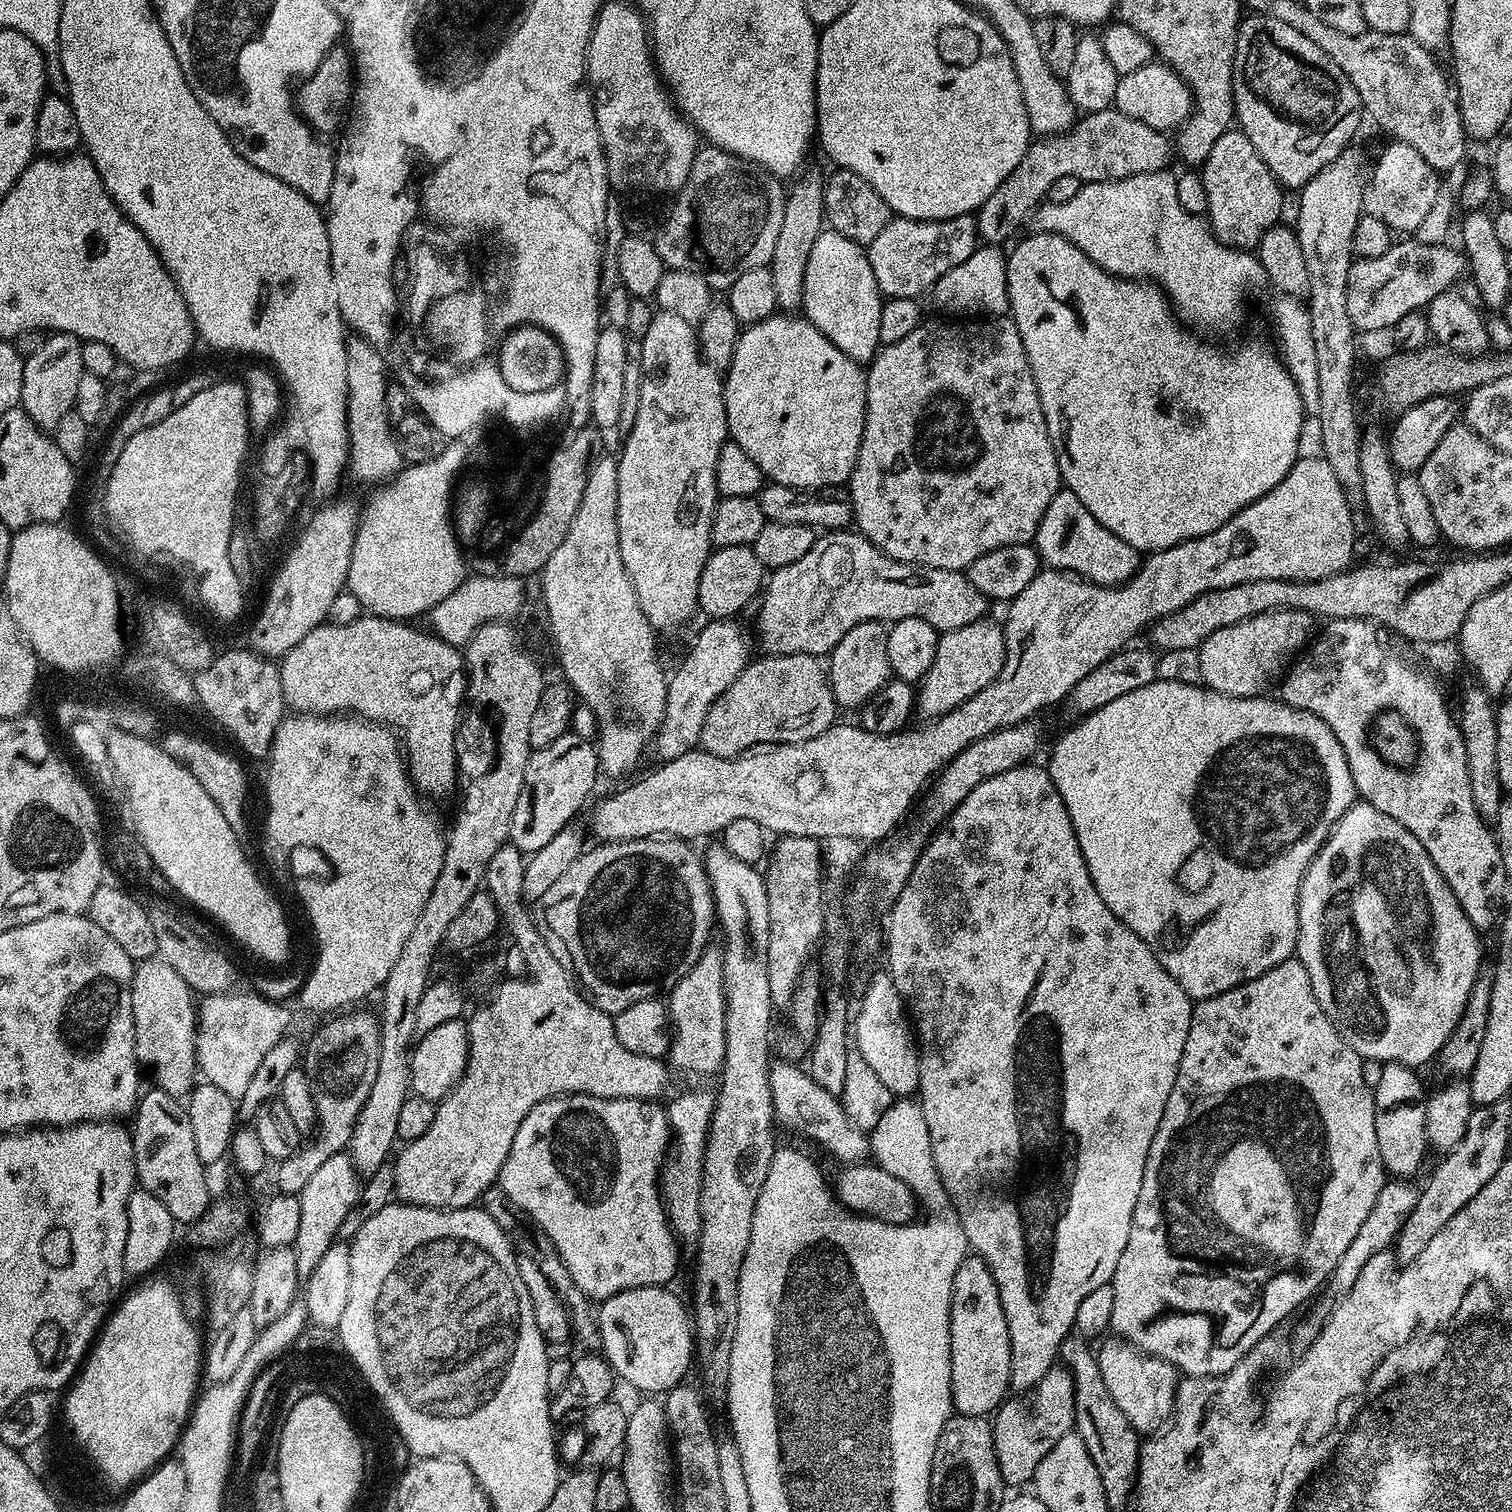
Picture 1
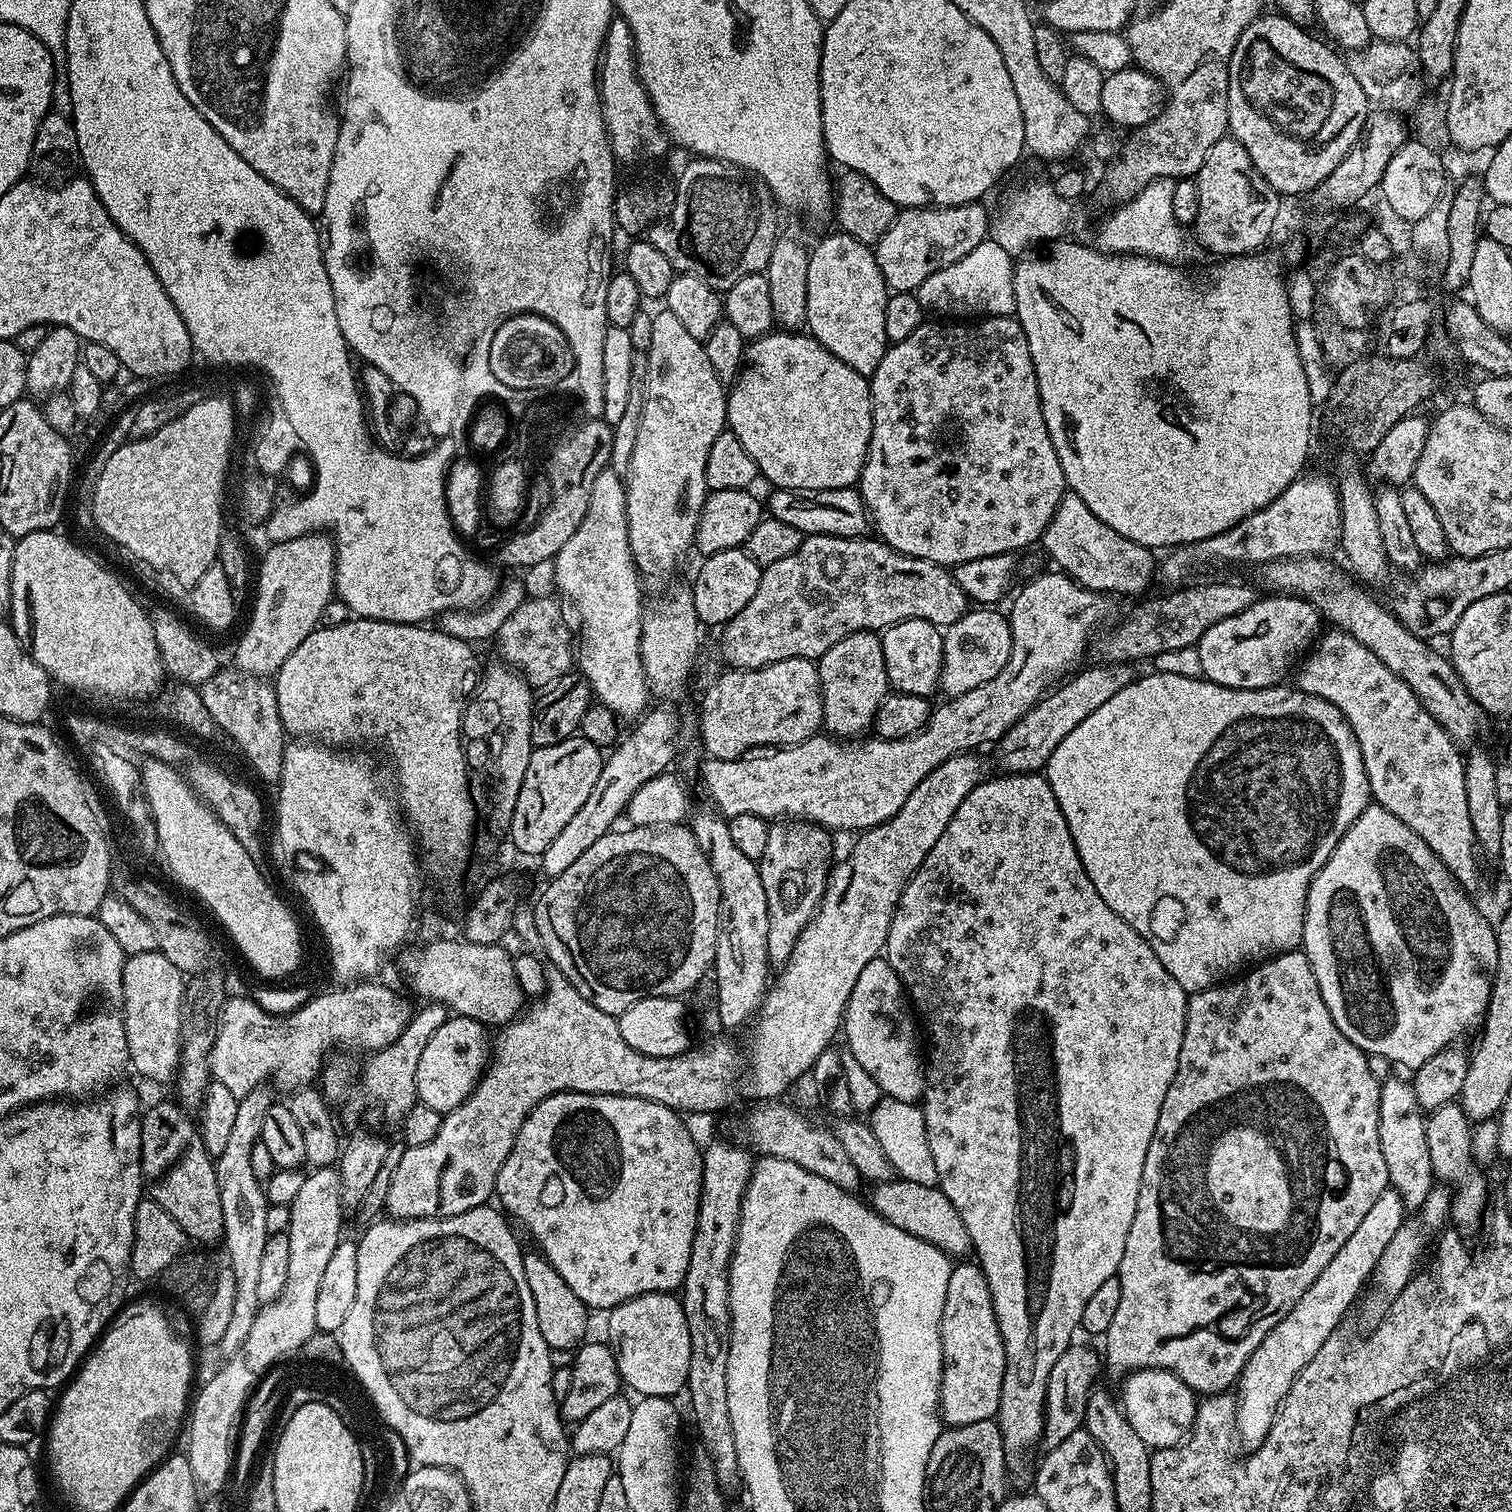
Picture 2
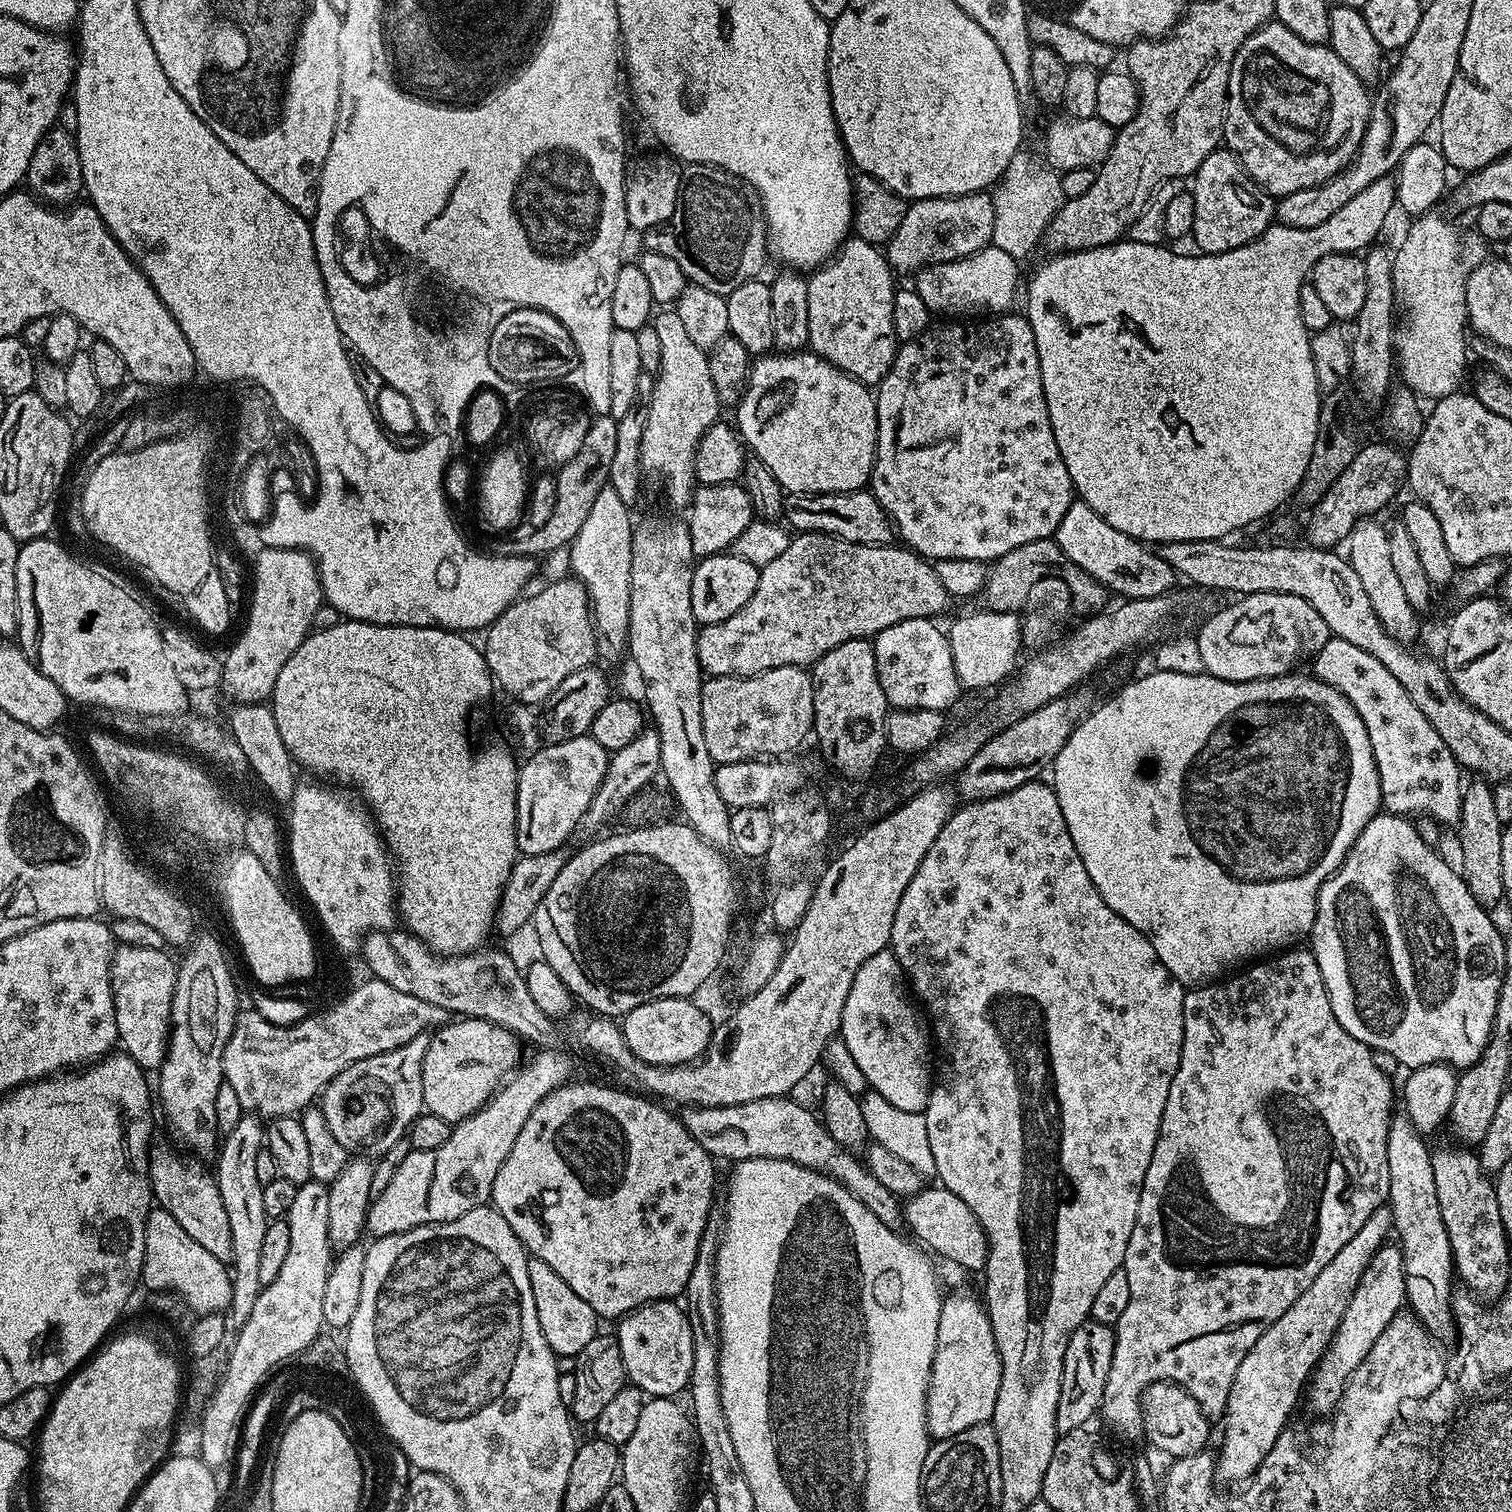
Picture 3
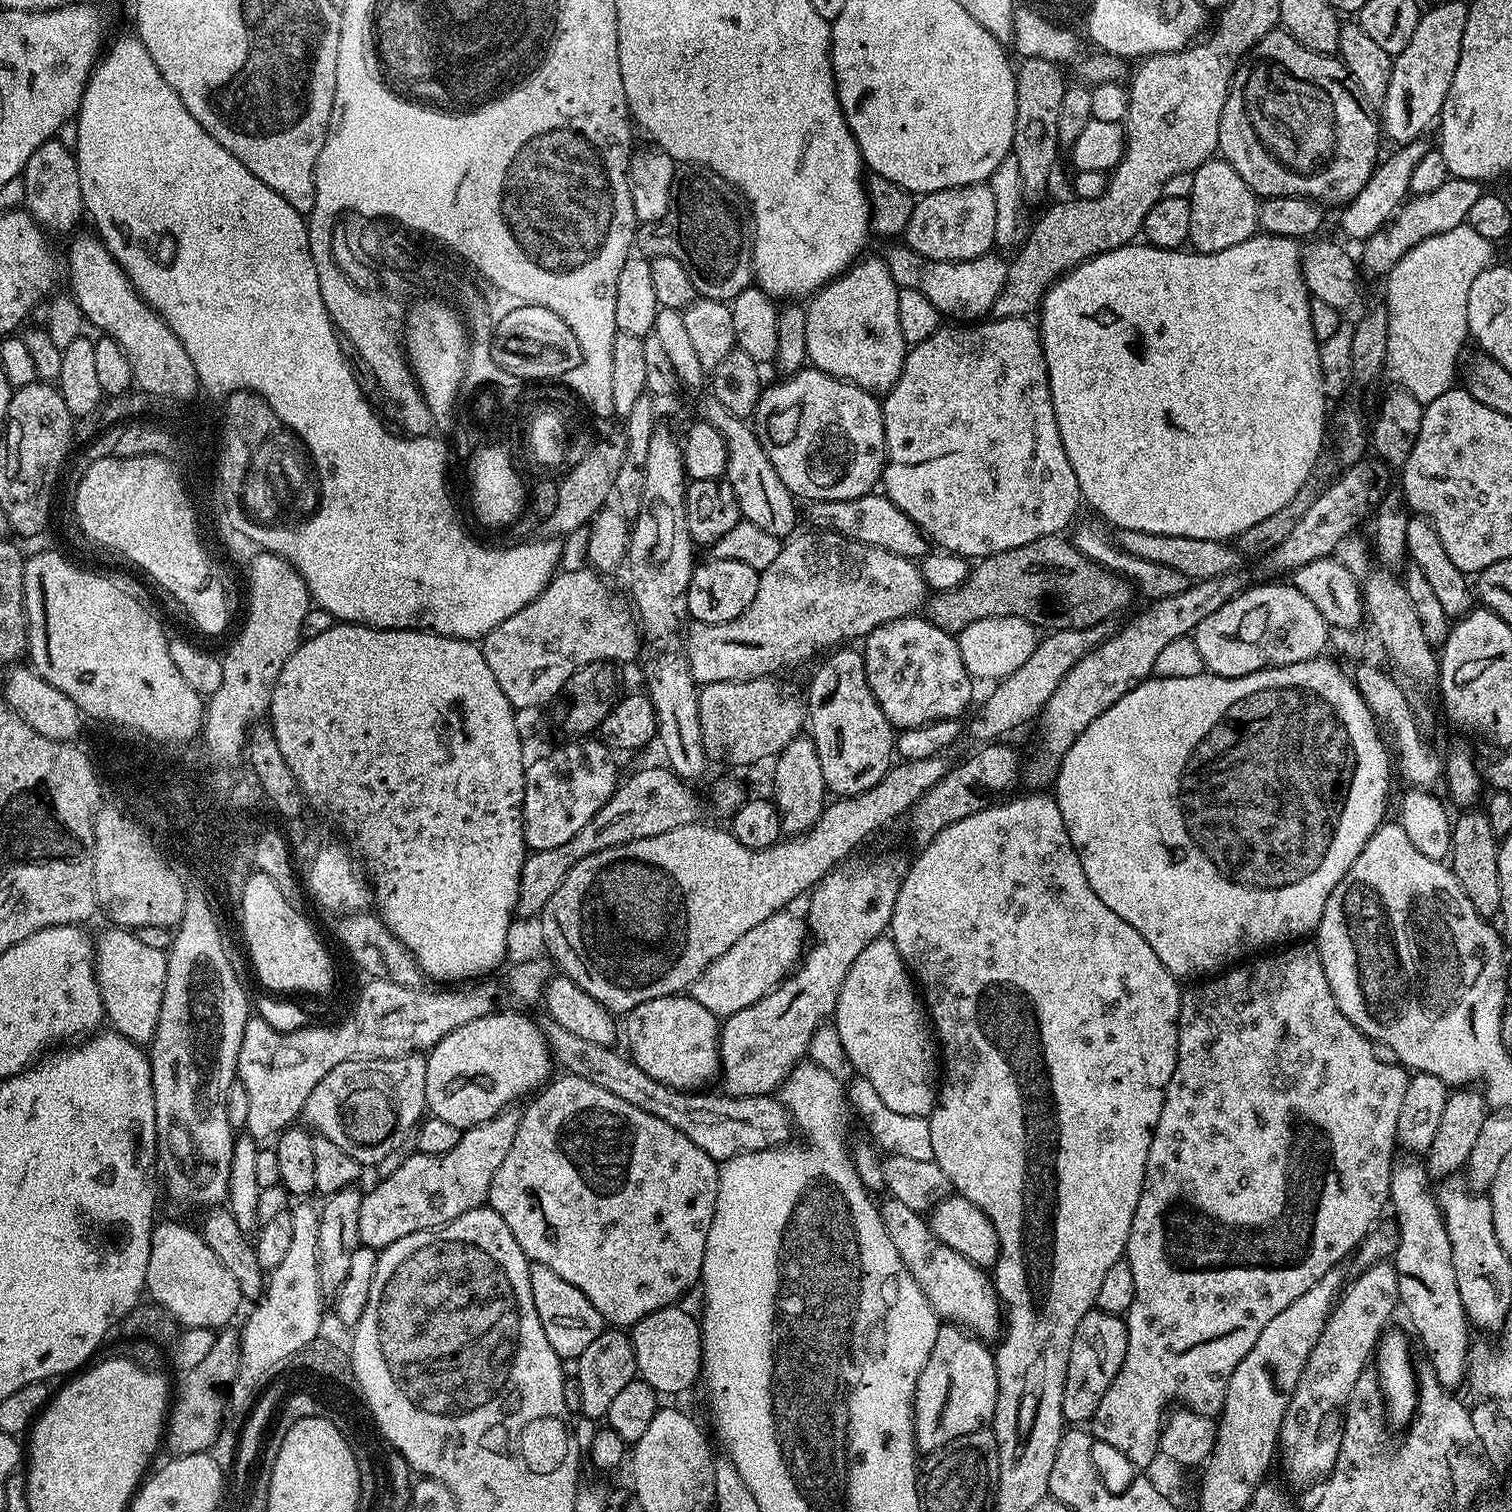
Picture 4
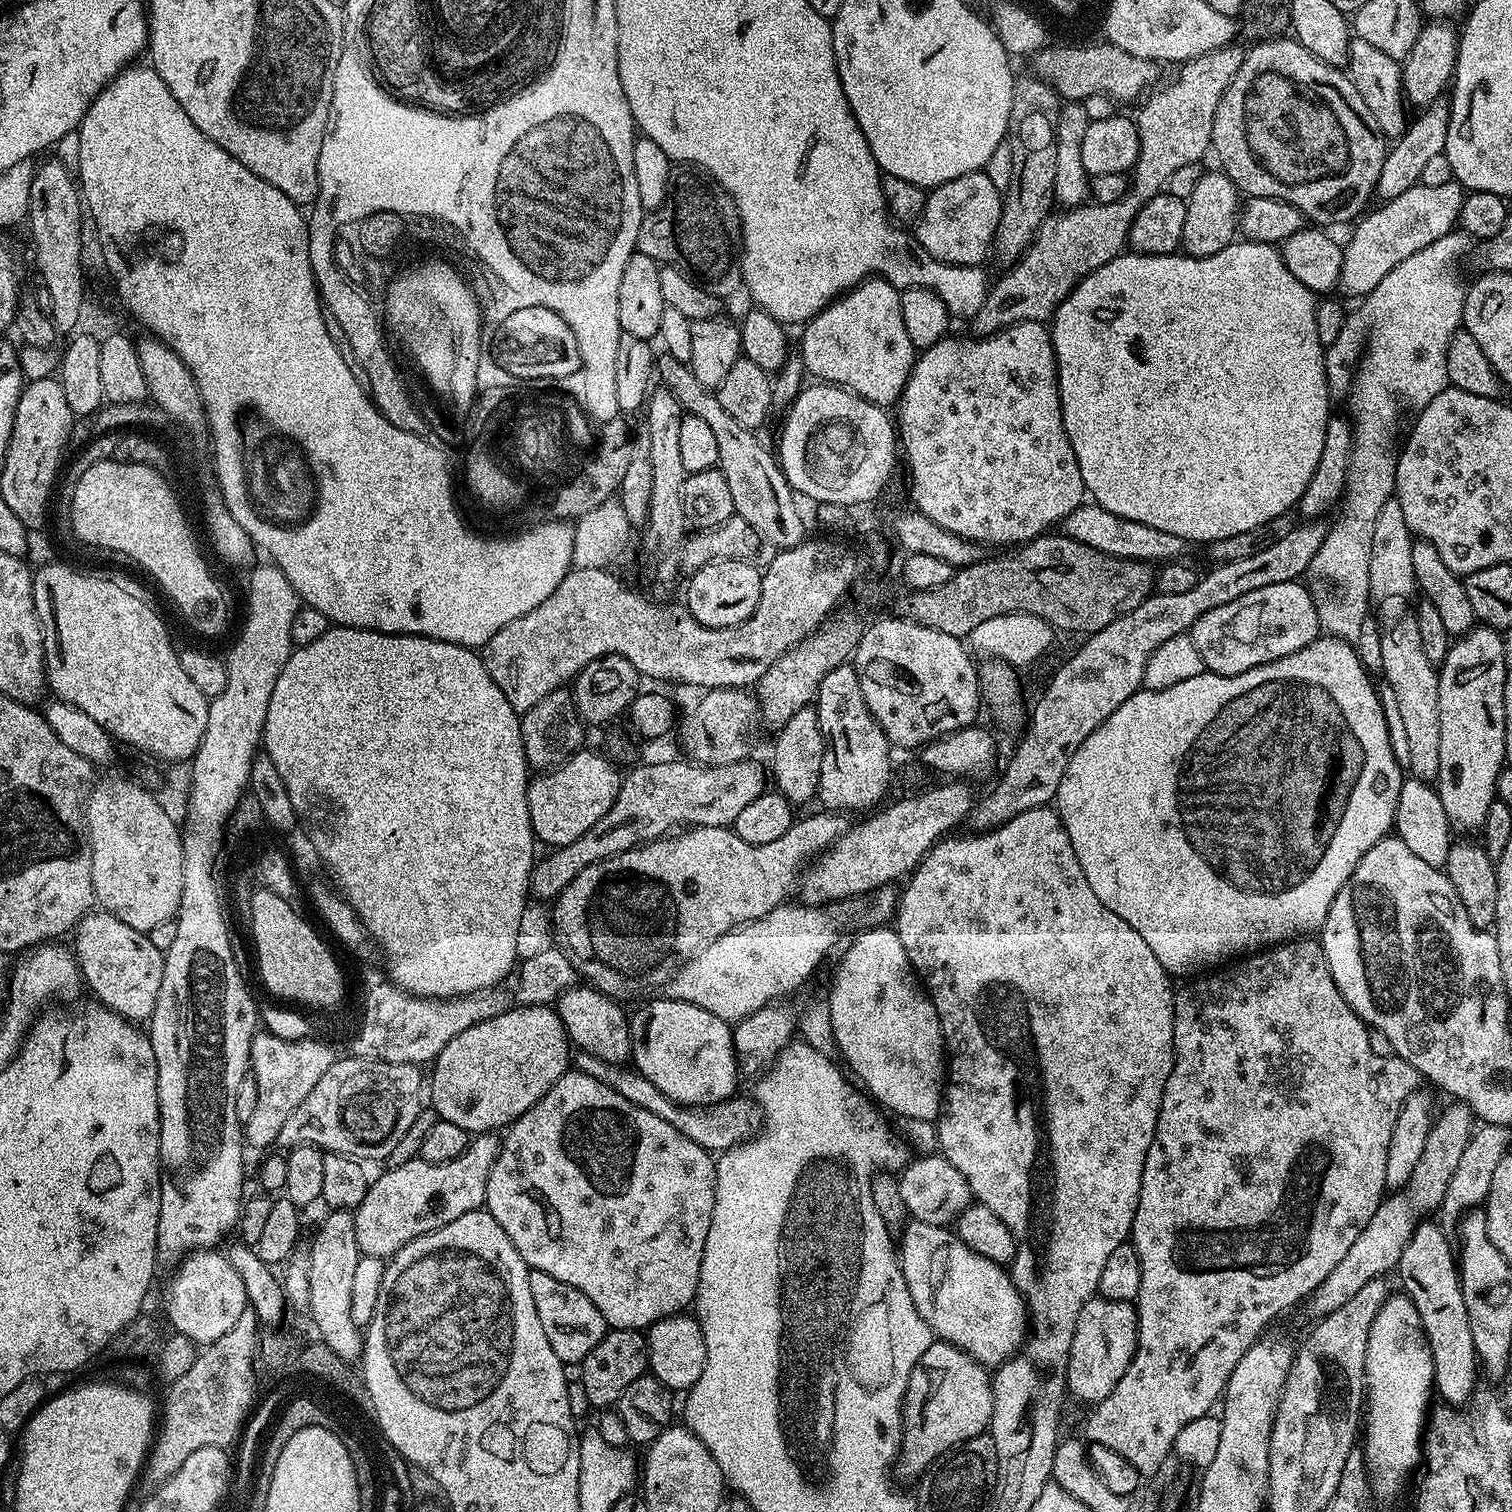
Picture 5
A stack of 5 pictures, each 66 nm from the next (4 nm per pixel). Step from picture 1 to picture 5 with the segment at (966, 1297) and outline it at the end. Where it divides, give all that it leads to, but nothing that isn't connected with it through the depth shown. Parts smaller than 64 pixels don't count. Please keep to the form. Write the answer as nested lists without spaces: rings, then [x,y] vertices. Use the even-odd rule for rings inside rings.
[[[937,1339],[918,1358],[904,1395],[904,1433],[894,1472],[915,1481],[935,1465],[940,1457],[975,1436],[985,1435],[992,1423],[992,1376],[958,1346]]]

